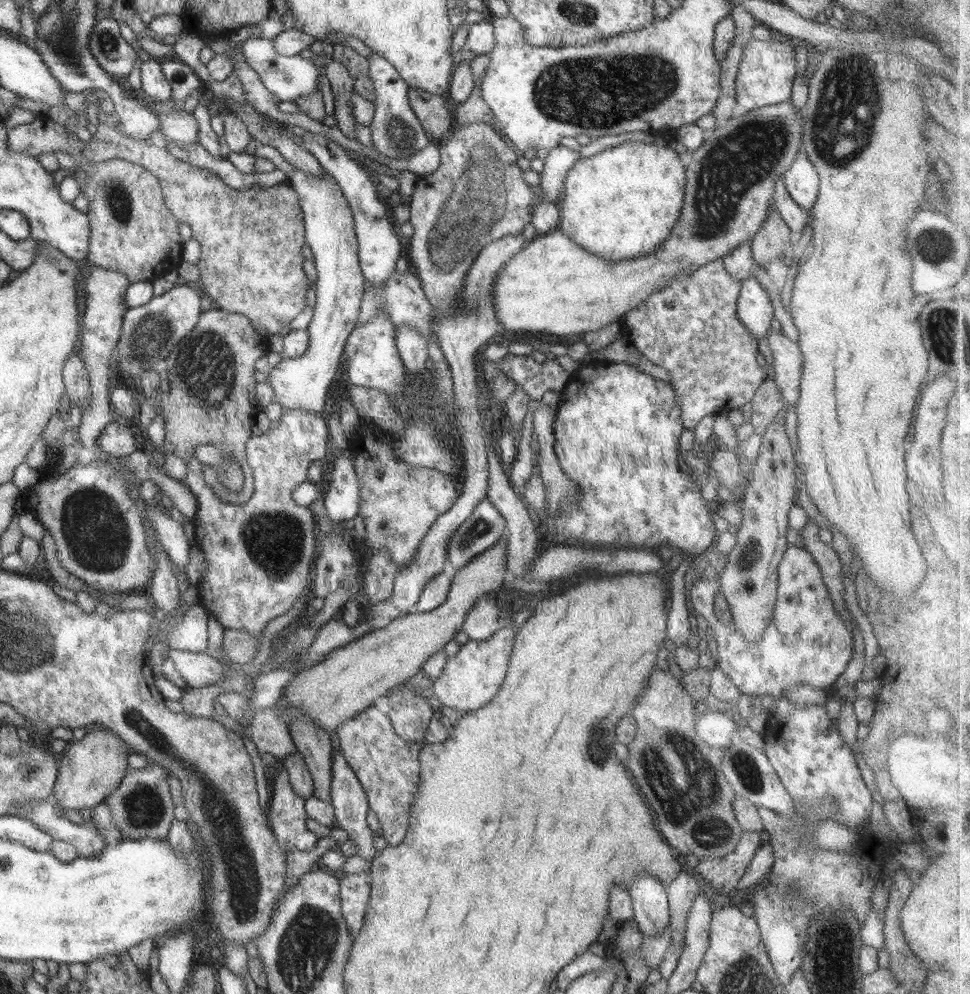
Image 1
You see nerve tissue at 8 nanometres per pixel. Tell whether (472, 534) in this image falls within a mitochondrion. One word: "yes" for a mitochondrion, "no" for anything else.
yes

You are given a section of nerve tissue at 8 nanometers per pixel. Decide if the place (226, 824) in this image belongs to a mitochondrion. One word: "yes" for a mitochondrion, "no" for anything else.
yes

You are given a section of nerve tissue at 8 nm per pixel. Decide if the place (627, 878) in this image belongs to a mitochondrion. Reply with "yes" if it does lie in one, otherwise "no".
no

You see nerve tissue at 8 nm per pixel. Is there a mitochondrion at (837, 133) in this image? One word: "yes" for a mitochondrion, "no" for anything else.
yes

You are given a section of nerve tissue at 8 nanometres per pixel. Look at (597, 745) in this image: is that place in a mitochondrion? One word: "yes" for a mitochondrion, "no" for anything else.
yes

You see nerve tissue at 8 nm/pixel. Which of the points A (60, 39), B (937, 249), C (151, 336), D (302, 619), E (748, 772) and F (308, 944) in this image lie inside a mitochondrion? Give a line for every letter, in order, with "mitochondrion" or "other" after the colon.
A: mitochondrion
B: mitochondrion
C: mitochondrion
D: other
E: mitochondrion
F: mitochondrion

